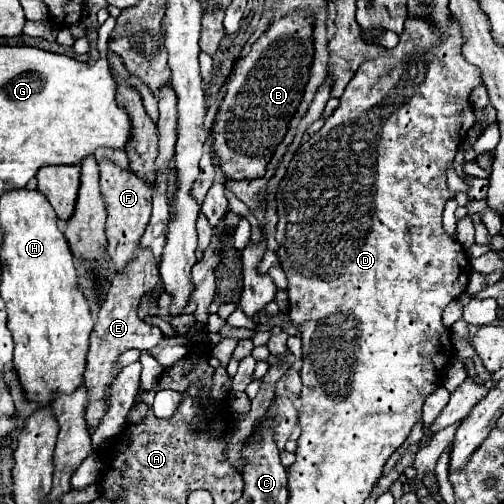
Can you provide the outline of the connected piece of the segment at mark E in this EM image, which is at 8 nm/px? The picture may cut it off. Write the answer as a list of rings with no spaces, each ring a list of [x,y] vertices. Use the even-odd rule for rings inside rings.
[[[142,248],[138,250],[138,258],[130,262],[128,270],[122,272],[122,274],[114,274],[114,278],[112,278],[112,286],[110,286],[108,296],[106,296],[100,312],[98,312],[98,318],[96,318],[96,324],[94,324],[94,330],[92,330],[92,336],[90,336],[88,366],[86,366],[86,372],[84,372],[84,386],[86,386],[86,392],[88,392],[88,396],[86,396],[88,434],[92,434],[98,428],[102,416],[108,410],[108,400],[106,400],[108,388],[116,380],[116,376],[120,374],[120,370],[114,368],[118,364],[118,356],[124,350],[130,350],[130,348],[150,350],[162,338],[162,332],[156,326],[146,324],[136,314],[142,294],[146,290],[150,290],[152,286],[156,286],[158,278],[160,278],[160,272],[158,272],[158,266],[156,266],[152,252],[142,250]]]

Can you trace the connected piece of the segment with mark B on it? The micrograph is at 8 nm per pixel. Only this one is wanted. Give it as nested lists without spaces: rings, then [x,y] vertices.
[[[288,14],[278,18],[250,46],[250,52],[234,62],[212,128],[212,148],[224,180],[254,180],[266,174],[266,166],[286,136],[310,78],[314,62],[312,30],[312,14]]]

